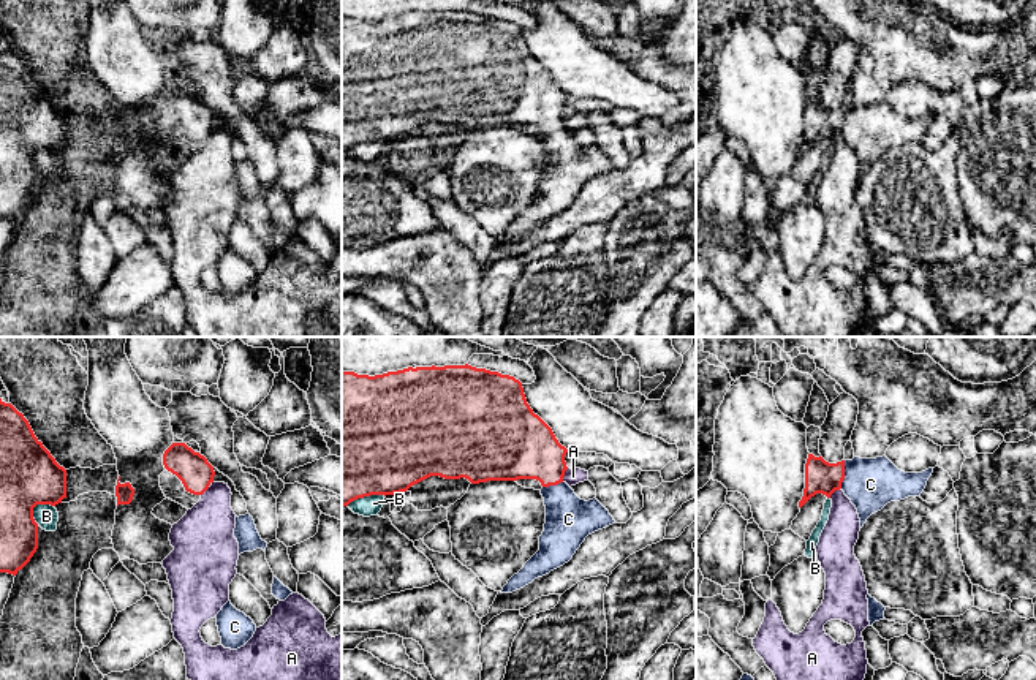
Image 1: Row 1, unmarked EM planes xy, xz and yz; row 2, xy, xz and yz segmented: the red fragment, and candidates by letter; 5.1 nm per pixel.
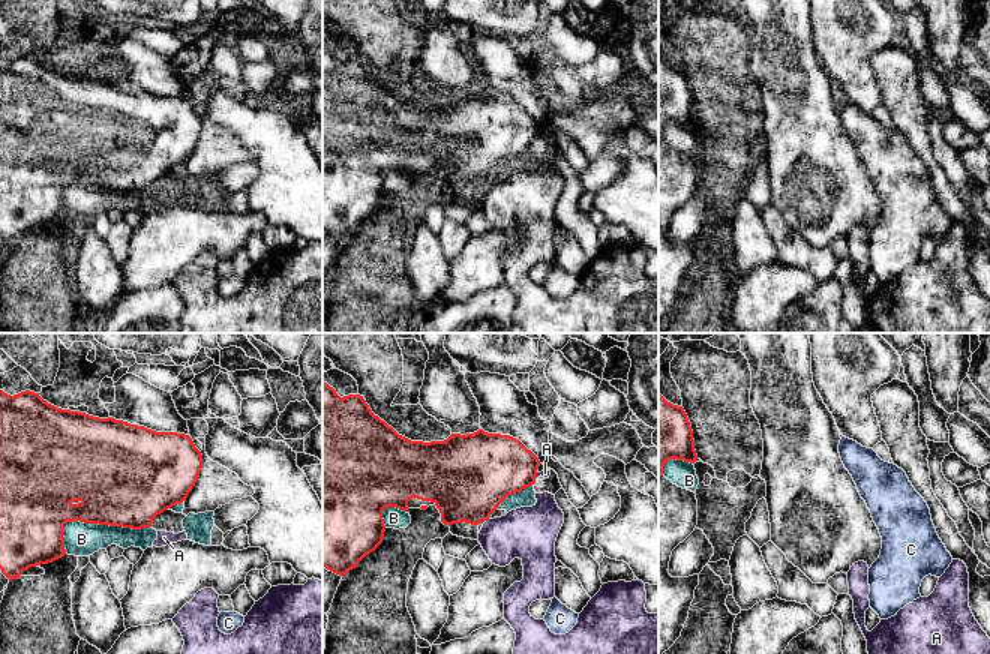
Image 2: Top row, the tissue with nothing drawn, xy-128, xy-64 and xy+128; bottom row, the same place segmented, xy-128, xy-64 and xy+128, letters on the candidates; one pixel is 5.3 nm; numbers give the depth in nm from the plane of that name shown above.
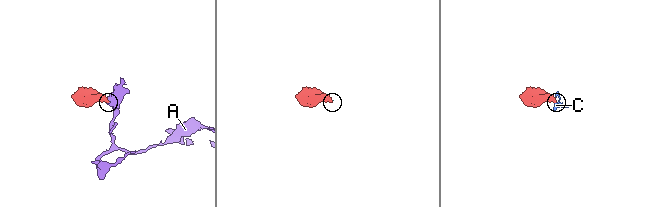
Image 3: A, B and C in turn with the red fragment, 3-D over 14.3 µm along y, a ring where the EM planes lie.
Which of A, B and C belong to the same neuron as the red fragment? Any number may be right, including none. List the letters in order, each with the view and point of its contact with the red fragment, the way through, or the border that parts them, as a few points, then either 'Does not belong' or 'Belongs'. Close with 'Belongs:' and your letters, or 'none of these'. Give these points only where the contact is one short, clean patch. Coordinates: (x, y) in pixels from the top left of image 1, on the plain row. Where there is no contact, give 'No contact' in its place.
A: Touches red at xz (563, 120). Boundary: xz (568, 114), (562, 127). Does not belong
B: Touches red at xy (37, 149). Does not belong
C: Touches red at yz (843, 120). Path across: yz (821, 122), (843, 120), (870, 130). Belongs
Belongs: C

